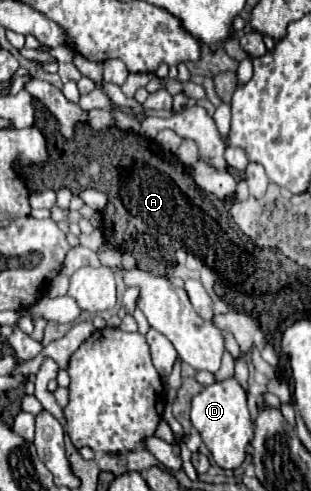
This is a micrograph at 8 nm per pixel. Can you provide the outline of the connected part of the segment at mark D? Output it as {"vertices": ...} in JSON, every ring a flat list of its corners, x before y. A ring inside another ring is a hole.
{"vertices":[[236,376,214,382,196,394,192,398,190,418,220,468,234,470,244,462,246,444,252,440,252,418,246,406,246,390,238,384]]}

